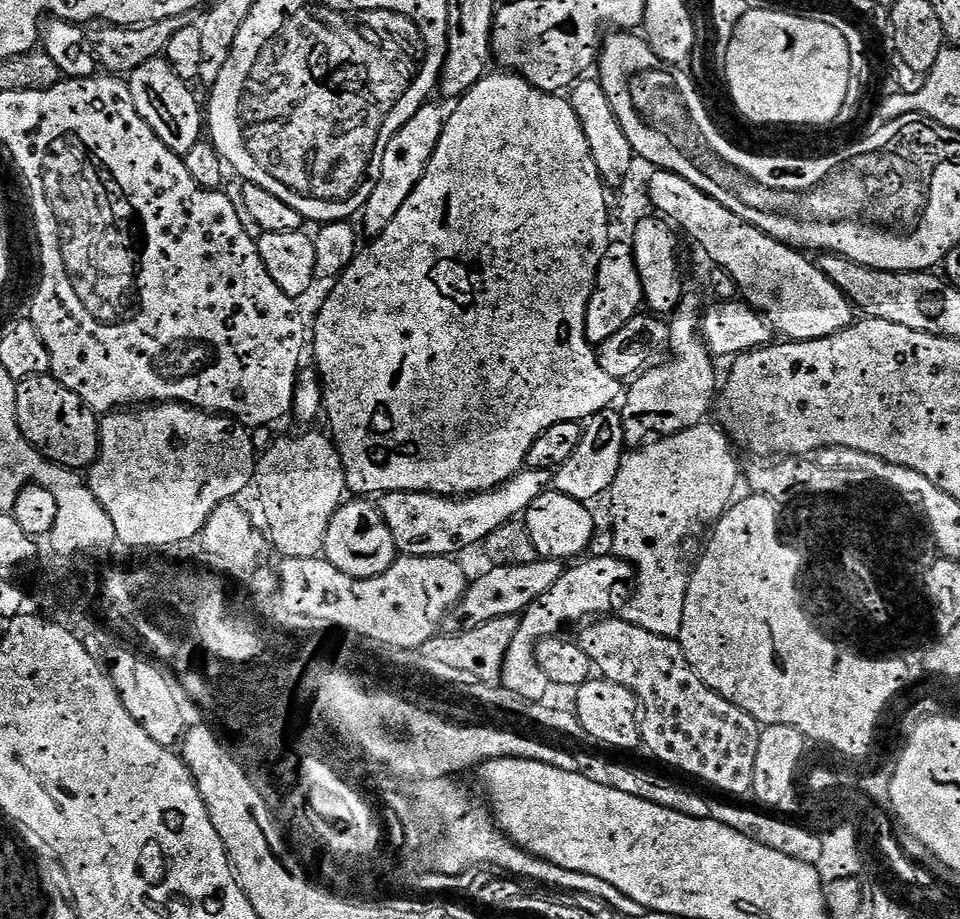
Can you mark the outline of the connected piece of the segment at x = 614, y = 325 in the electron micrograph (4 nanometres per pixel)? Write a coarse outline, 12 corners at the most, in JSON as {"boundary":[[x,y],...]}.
{"boundary":[[609,243],[586,310],[594,346],[643,304],[631,243]]}

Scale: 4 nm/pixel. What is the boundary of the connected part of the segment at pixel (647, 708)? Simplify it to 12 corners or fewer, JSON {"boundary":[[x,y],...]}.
{"boundary":[[617,618],[582,654],[640,703],[643,747],[748,796],[762,725],[690,666],[679,639]]}

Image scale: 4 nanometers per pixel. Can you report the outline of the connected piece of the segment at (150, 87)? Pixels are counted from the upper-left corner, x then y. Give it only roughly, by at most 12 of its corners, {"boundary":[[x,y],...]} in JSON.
{"boundary":[[163,58],[126,80],[138,114],[184,157],[206,128],[193,85]]}

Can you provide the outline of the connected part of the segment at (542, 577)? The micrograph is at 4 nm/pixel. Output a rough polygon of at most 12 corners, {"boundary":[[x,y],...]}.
{"boundary":[[489,567],[444,615],[449,636],[519,617],[566,571]]}

